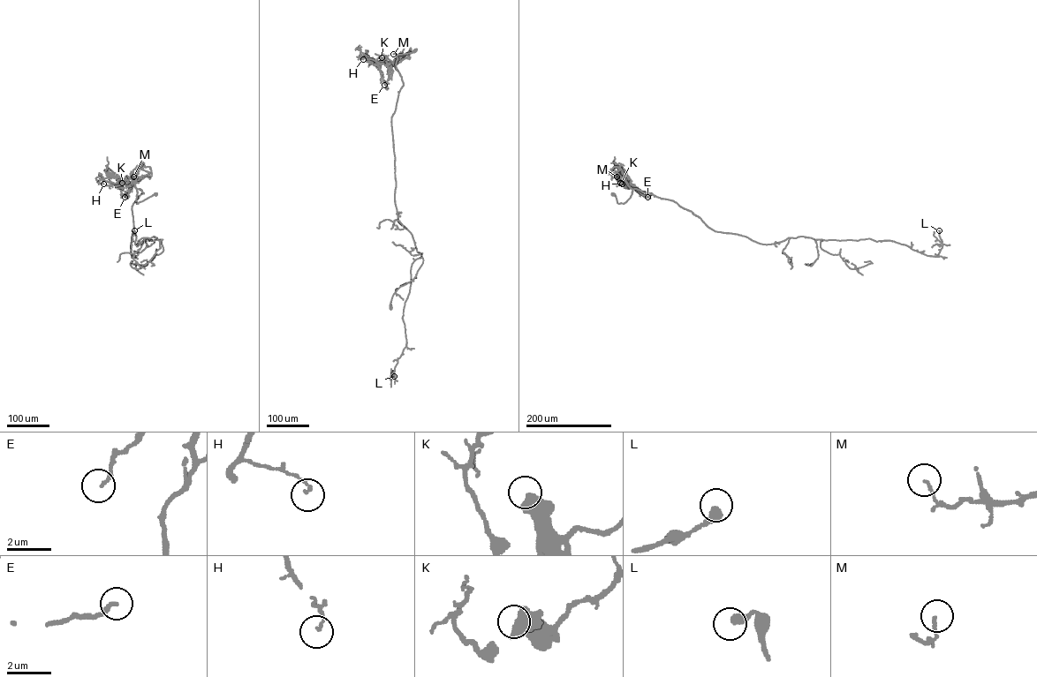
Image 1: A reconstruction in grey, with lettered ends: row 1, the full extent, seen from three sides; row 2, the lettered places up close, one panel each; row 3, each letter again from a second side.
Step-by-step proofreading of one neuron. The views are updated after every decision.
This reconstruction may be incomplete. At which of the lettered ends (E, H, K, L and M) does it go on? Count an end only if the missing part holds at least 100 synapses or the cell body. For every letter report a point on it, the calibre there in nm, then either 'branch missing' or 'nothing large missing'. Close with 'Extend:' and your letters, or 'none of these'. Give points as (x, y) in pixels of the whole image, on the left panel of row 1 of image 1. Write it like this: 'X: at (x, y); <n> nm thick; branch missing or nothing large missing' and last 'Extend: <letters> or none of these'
E: at (124, 197); 170 nm thick; nothing large missing
H: at (103, 184); 130 nm thick; nothing large missing
K: at (122, 183); 650 nm thick; nothing large missing
L: at (134, 230); 380 nm thick; nothing large missing
M: at (133, 176); 120 nm thick; nothing large missing
Extend: none of these

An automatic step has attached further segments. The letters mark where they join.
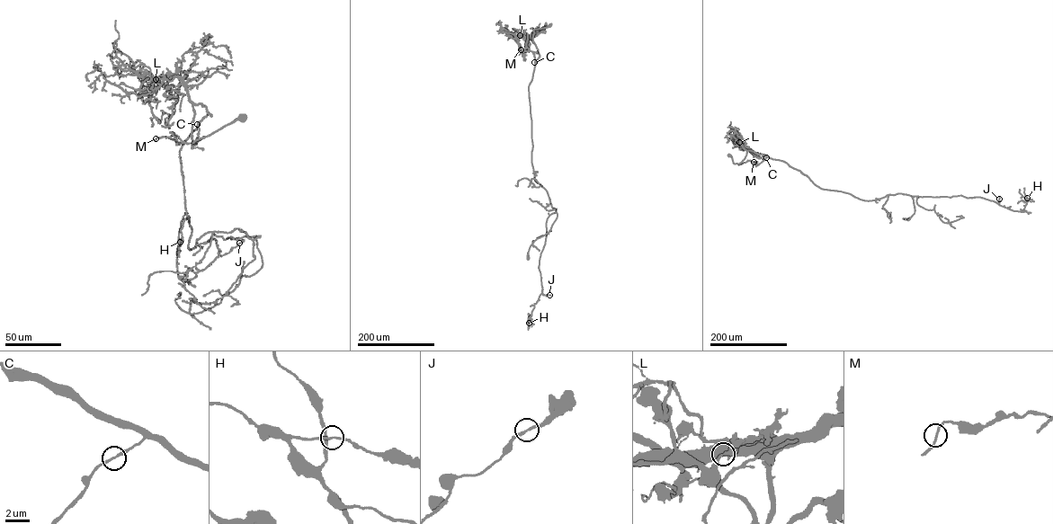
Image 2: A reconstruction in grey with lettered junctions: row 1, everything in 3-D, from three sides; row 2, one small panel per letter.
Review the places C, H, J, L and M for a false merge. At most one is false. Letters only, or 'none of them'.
none of them

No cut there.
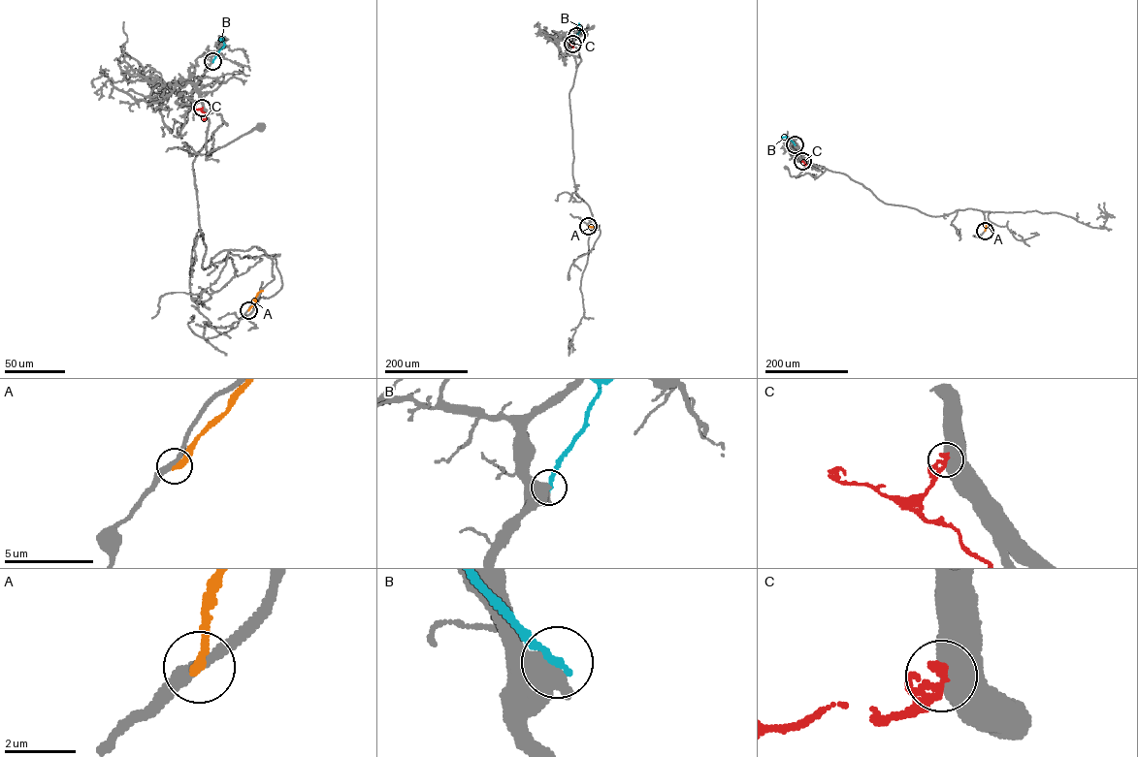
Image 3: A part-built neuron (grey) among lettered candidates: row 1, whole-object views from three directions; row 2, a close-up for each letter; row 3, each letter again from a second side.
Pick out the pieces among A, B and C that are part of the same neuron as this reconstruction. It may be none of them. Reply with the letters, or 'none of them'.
none of them

